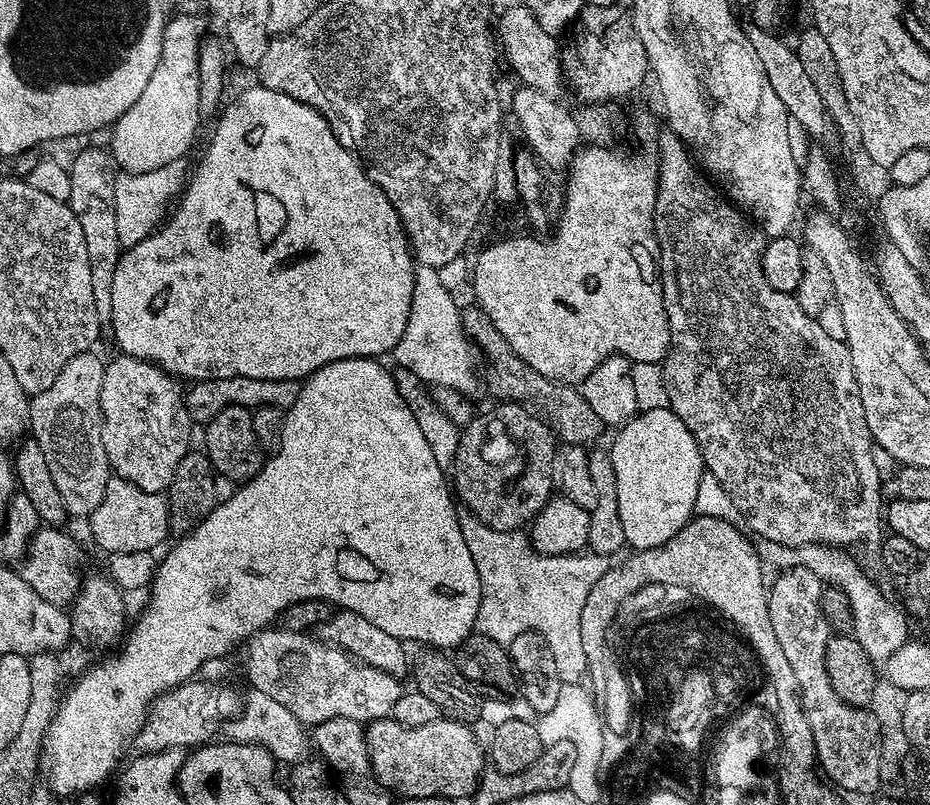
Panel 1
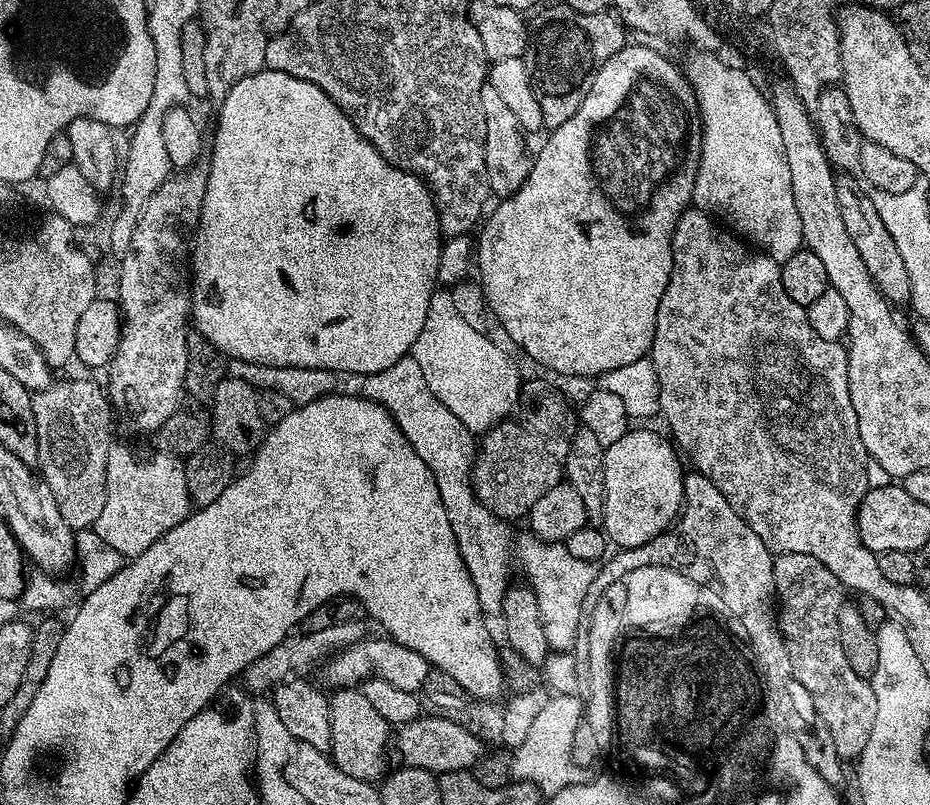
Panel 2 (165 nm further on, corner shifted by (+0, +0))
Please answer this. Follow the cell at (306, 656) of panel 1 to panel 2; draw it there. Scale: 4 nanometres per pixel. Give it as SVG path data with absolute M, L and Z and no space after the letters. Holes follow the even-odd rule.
M367 638L335 653L323 665L323 668L325 667L324 680L329 684L329 689L360 686L364 681L371 680L374 676L380 676L386 682L390 682L402 690L419 693L423 689L430 671L428 660L422 658L422 654L418 654L418 650L410 650L410 646L402 646L391 638L383 639Z

